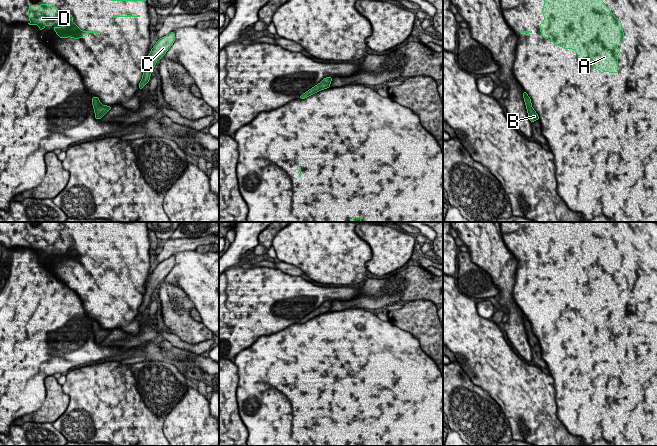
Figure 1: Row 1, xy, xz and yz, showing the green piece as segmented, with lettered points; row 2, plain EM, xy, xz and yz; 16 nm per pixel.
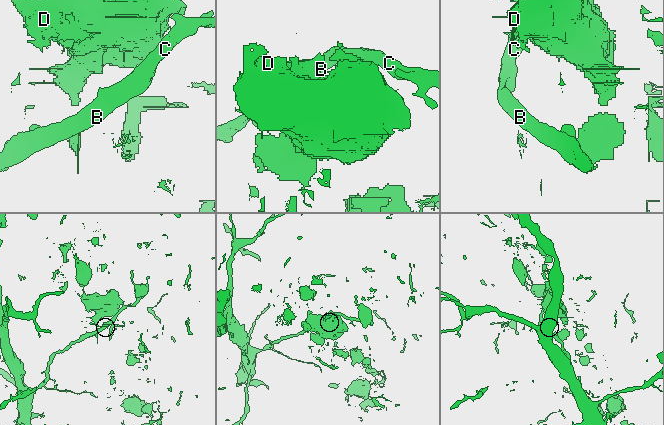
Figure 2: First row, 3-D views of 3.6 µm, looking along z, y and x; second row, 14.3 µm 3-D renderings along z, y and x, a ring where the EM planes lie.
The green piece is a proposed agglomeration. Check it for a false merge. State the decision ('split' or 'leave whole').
split

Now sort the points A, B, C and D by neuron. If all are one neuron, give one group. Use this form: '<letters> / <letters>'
A C D / B

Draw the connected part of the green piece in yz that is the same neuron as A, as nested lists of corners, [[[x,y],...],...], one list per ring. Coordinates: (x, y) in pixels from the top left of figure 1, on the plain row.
[[[544,222],[544,231],[541,237],[544,245],[540,247],[540,257],[553,269],[559,269],[564,273],[573,273],[580,282],[580,285],[594,290],[600,297],[618,297],[618,280],[622,279],[618,273],[618,268],[626,265],[622,247],[610,235],[610,230],[600,224],[600,222]]]

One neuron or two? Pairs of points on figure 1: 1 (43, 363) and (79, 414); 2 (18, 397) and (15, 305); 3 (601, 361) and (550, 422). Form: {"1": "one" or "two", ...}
{"1": "two", "2": "one", "3": "two"}

